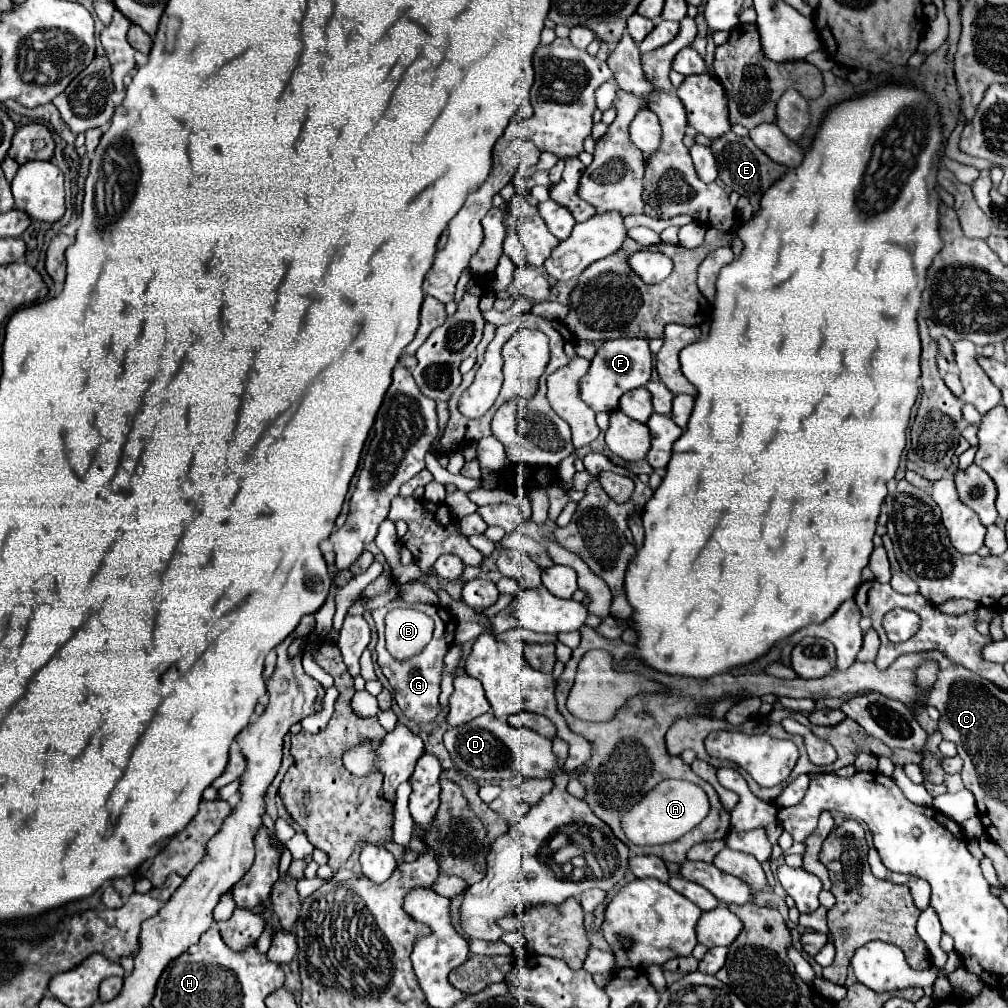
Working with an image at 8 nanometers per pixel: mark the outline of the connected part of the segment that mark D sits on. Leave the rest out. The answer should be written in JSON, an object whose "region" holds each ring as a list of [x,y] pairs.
{"region":[[[487,711],[471,723],[449,729],[443,743],[457,769],[477,781],[501,781],[515,775],[525,779],[553,779],[561,771],[559,759],[551,749],[551,739],[531,729],[511,727],[511,723],[495,719],[493,711]]]}

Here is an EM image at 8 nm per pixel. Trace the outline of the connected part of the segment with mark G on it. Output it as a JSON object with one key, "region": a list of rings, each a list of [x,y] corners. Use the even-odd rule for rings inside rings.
{"region":[[[397,599],[395,603],[389,603],[387,607],[381,607],[381,609],[375,609],[373,611],[373,619],[375,619],[375,625],[377,625],[377,631],[379,631],[379,643],[377,643],[377,663],[383,671],[383,675],[389,679],[391,687],[393,687],[393,693],[395,693],[395,701],[397,705],[403,709],[403,713],[409,717],[409,719],[415,719],[419,723],[427,723],[427,721],[433,721],[435,715],[441,711],[439,707],[439,685],[441,685],[441,671],[443,671],[443,657],[445,653],[449,651],[449,647],[453,645],[453,631],[455,631],[455,619],[453,615],[441,607],[441,605],[423,605],[423,603],[417,603],[413,605],[417,611],[423,611],[427,613],[433,621],[435,621],[435,633],[433,633],[433,639],[431,643],[413,659],[407,659],[407,661],[395,661],[387,649],[385,649],[385,633],[383,633],[383,619],[385,619],[385,613],[389,613],[391,609],[395,607],[403,607],[405,603],[401,599]]]}

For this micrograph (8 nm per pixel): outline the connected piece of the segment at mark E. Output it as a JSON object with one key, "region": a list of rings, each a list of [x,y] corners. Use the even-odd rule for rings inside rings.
{"region":[[[725,133],[719,139],[711,141],[711,151],[717,159],[719,167],[719,179],[729,191],[737,191],[739,195],[747,197],[753,205],[753,209],[759,209],[759,199],[761,195],[787,171],[787,167],[773,163],[763,151],[759,151],[749,137],[737,137],[735,133]]]}

